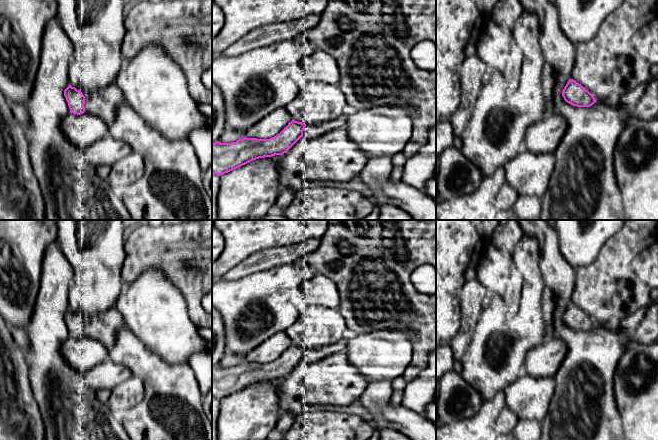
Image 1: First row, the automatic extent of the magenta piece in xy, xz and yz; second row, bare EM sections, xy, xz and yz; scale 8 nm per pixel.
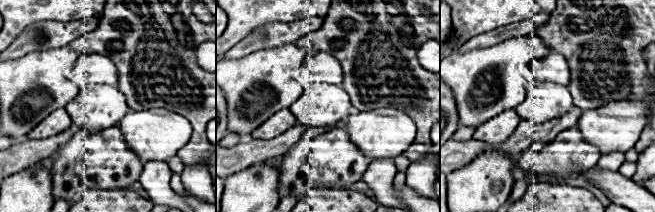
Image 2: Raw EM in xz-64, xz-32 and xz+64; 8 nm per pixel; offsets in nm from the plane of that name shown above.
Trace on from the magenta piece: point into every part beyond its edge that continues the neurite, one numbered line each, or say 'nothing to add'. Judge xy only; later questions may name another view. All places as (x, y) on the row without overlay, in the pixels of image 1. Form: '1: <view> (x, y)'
1: xy (103, 327)

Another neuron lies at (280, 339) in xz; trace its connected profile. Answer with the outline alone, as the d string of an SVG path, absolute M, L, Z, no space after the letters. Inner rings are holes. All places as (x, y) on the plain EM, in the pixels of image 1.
M280 332L266 339L245 358L247 362L269 363L279 358L293 344L287 333Z

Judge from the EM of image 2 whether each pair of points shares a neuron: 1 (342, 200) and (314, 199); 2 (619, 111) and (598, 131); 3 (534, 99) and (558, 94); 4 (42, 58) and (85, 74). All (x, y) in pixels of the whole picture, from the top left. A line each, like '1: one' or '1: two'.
1: one
2: one
3: one
4: two

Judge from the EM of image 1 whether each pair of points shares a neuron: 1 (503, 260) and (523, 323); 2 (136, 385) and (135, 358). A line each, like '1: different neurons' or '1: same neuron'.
1: different neurons
2: different neurons

